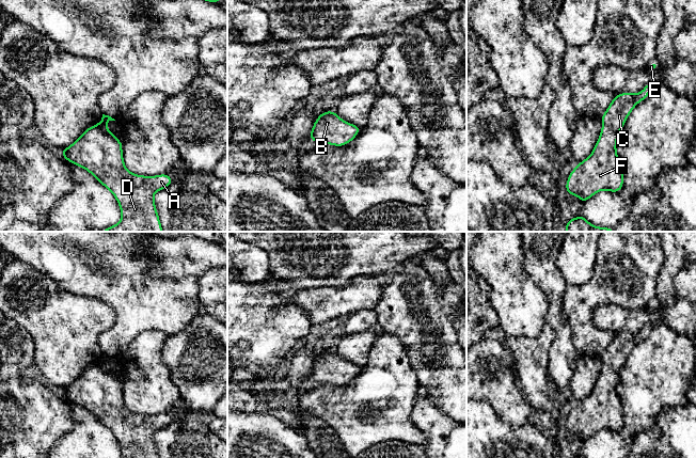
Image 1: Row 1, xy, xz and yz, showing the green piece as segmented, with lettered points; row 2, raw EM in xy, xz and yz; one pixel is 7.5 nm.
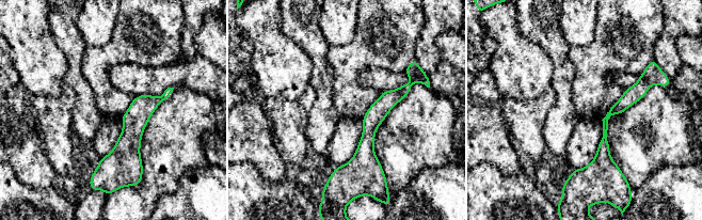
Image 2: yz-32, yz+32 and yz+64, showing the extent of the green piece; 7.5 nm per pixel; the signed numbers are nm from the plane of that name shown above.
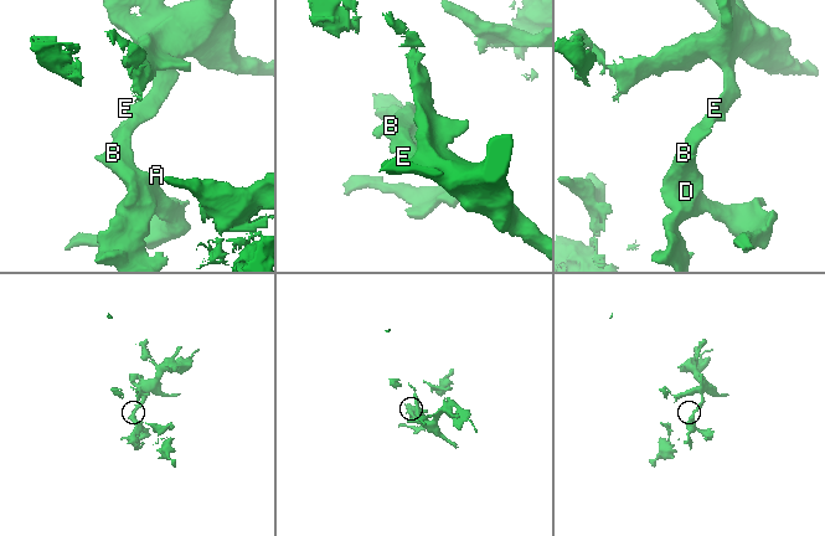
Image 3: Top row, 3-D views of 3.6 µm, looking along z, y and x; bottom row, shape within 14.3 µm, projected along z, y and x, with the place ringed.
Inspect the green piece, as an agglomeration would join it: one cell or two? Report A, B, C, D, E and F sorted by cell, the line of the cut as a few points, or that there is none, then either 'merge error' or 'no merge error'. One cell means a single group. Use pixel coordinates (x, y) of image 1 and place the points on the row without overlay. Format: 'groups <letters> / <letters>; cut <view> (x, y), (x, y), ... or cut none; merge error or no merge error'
groups A B C D E F; cut none; no merge error

